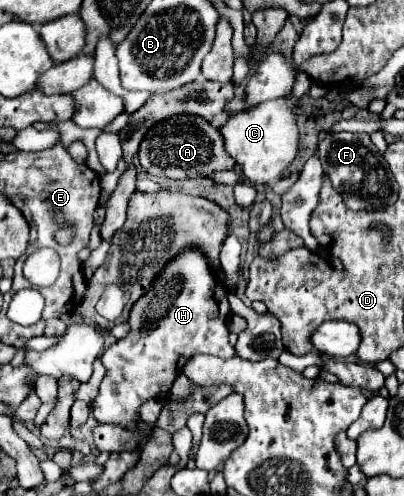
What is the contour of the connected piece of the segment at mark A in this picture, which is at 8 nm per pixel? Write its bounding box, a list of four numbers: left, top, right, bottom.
[138,115,234,179]

